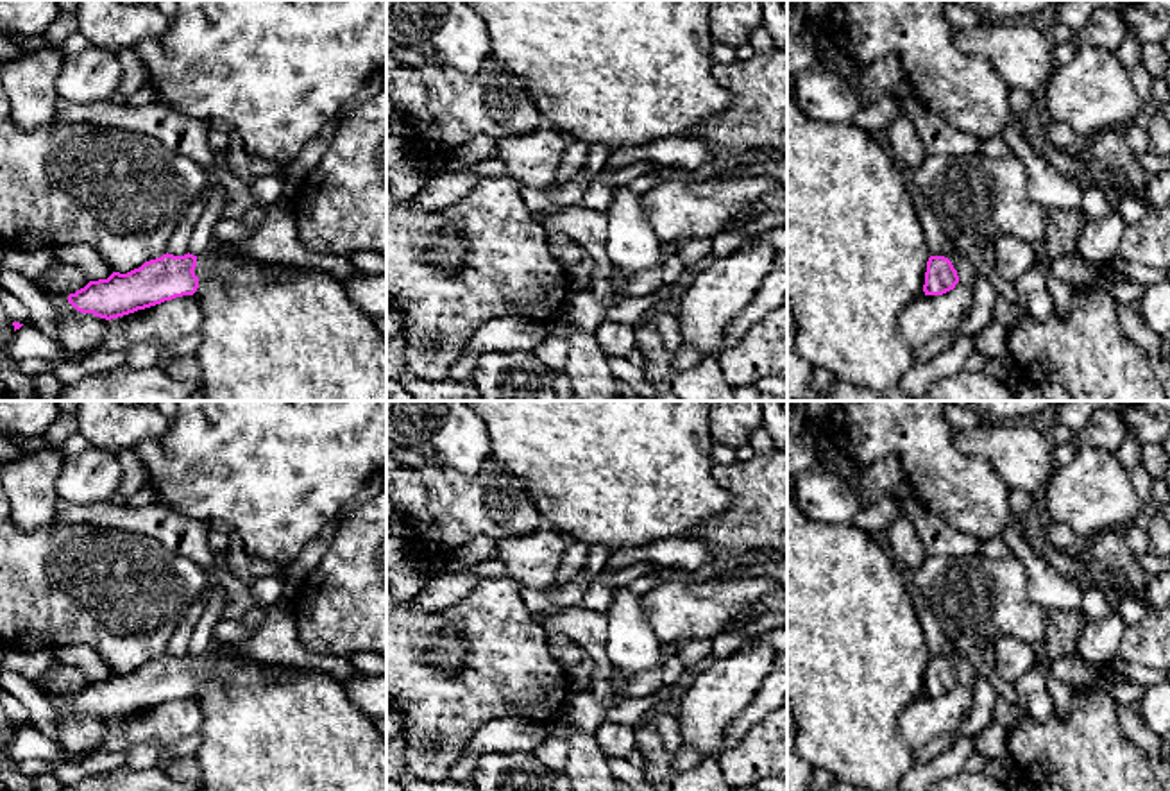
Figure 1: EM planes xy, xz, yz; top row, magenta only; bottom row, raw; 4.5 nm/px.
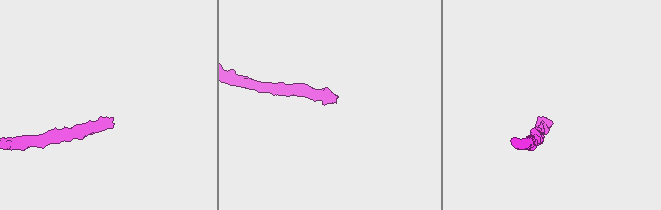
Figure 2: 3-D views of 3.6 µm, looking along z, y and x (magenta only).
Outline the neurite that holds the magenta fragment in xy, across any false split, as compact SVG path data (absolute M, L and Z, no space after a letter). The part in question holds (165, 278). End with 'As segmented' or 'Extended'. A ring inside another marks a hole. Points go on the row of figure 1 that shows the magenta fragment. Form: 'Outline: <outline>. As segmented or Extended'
Outline: M166 252L127 274L113 272L107 279L89 281L70 293L68 302L81 313L111 320L175 297L193 295L202 276L227 277L231 270L231 259Z. Extended

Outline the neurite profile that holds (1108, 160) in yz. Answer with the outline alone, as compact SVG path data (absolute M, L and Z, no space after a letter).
M1106 129L1084 136L1086 150L1079 159L1097 188L1115 188L1118 195L1141 200L1149 175L1129 149L1123 129Z

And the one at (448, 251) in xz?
M444 227L433 238L426 259L440 268L453 270L465 258L465 236L456 227Z

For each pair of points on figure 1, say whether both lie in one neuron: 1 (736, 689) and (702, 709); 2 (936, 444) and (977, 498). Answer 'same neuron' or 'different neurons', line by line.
1: same neuron
2: same neuron

